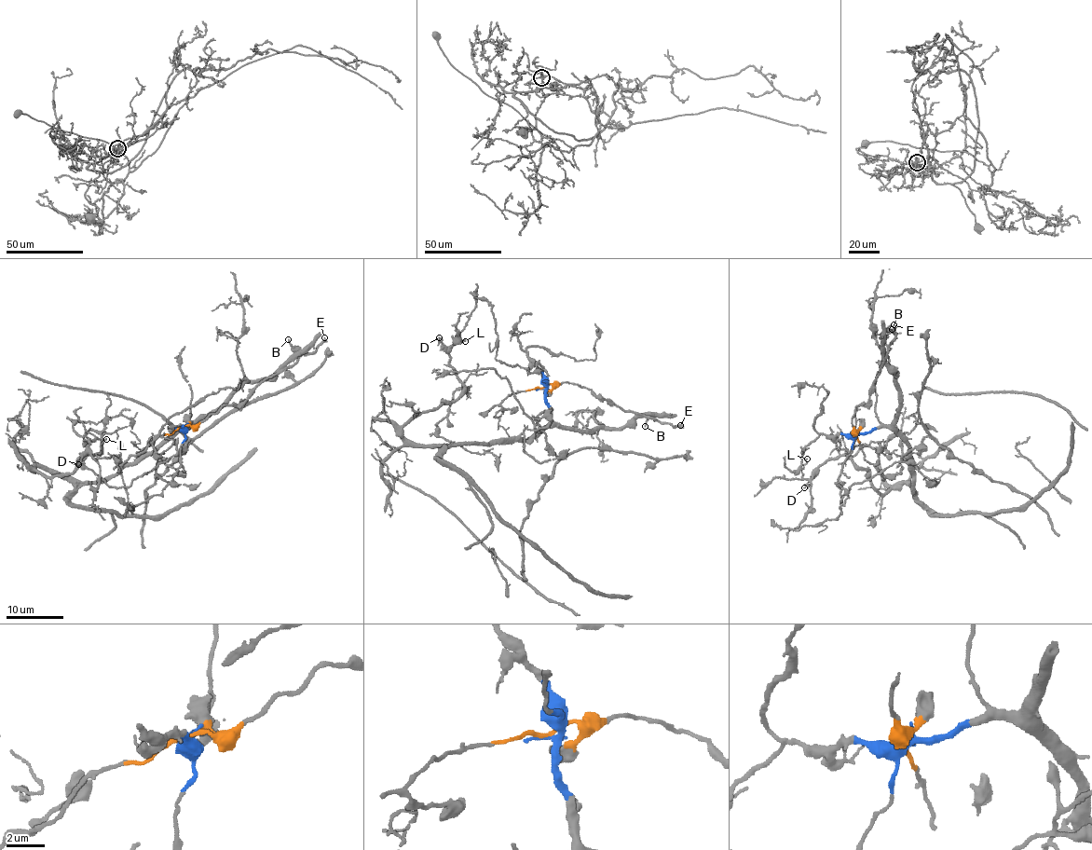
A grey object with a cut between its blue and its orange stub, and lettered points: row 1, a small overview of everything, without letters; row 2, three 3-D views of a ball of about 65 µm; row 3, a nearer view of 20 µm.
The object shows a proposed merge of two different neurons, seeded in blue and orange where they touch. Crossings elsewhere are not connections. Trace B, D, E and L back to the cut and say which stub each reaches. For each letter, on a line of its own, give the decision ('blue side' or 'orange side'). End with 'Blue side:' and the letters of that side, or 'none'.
B: orange side
D: blue side
E: orange side
L: blue side
Blue side: D, L

